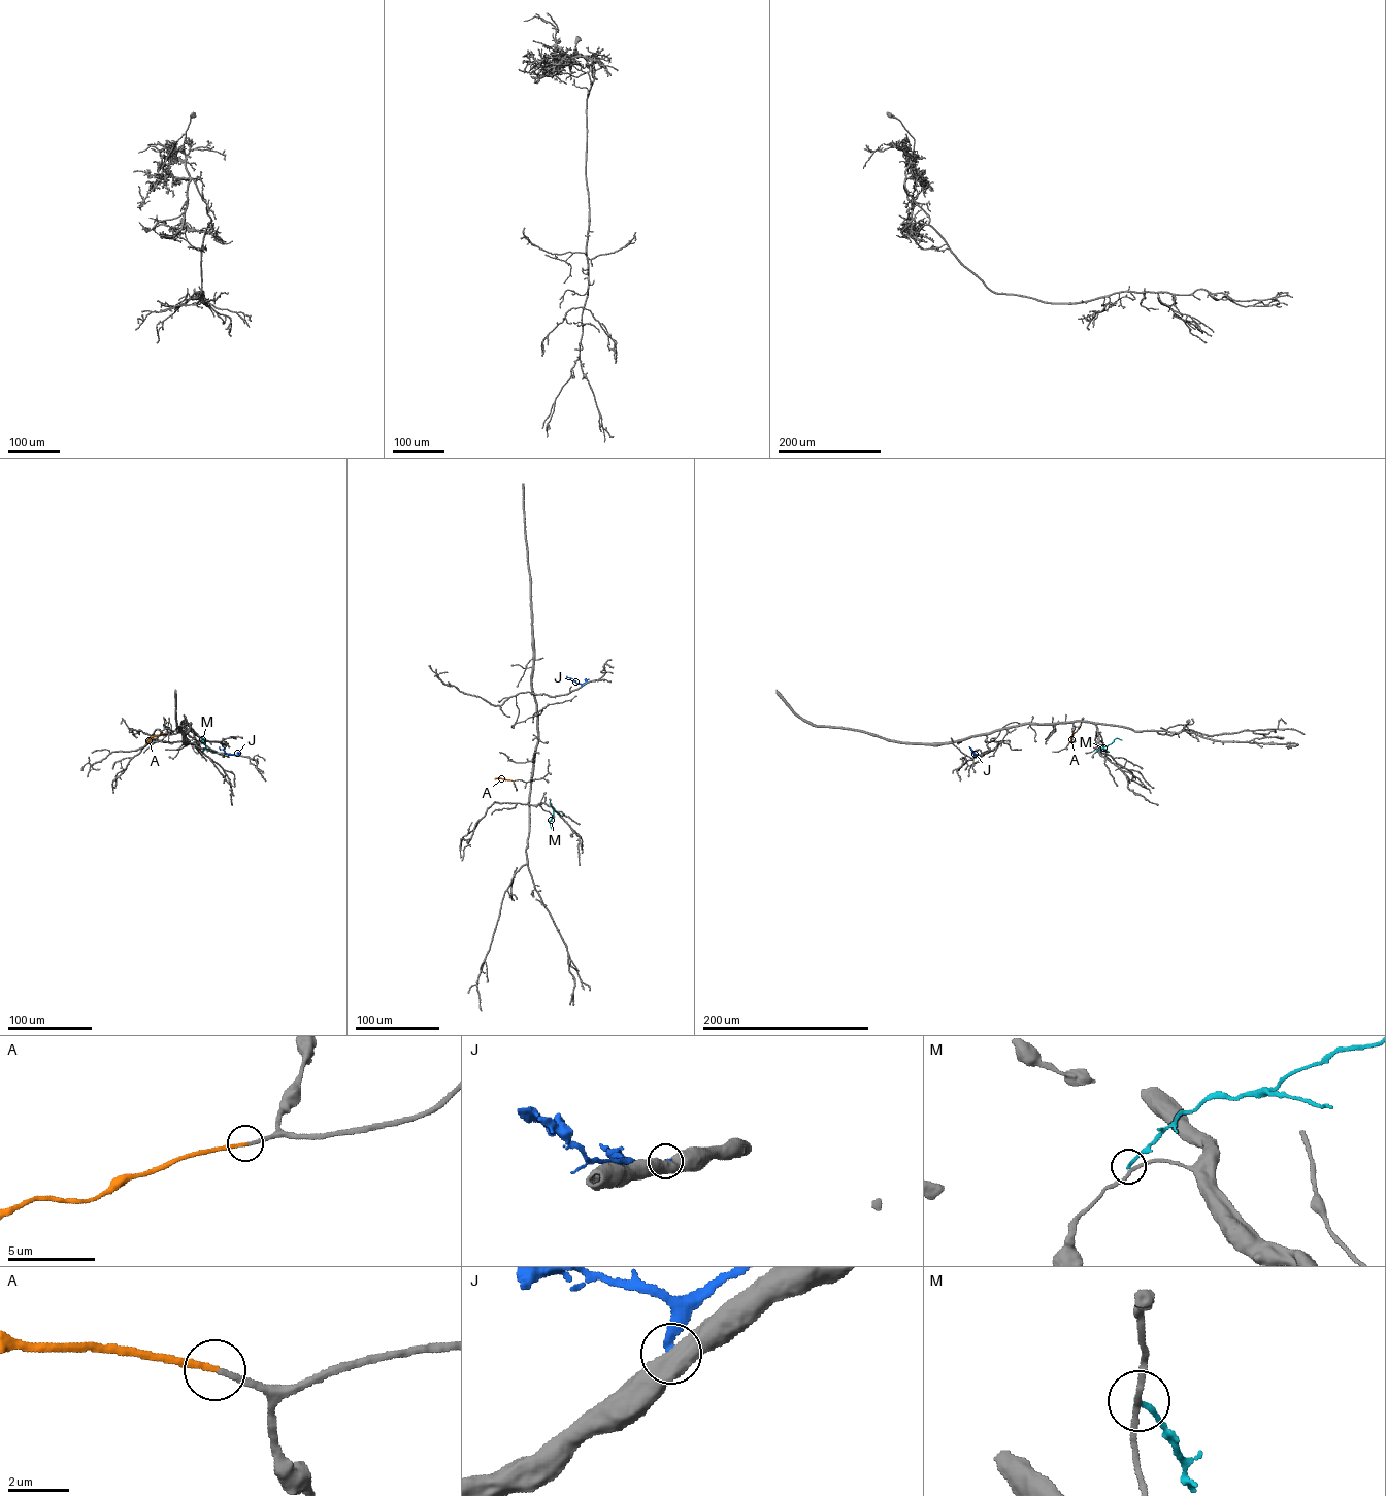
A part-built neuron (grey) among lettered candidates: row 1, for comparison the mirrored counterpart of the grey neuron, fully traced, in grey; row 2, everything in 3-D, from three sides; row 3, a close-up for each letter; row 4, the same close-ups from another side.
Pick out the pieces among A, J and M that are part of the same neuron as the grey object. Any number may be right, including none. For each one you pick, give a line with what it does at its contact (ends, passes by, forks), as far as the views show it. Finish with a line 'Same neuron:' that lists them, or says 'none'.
A: it ends
Same neuron: A

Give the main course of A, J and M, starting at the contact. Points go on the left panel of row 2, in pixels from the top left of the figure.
A: (164, 733), (152, 736), (146, 743)
J: (234, 755), (219, 746)
M: (202, 752), (205, 745), (201, 739), (204, 740)

